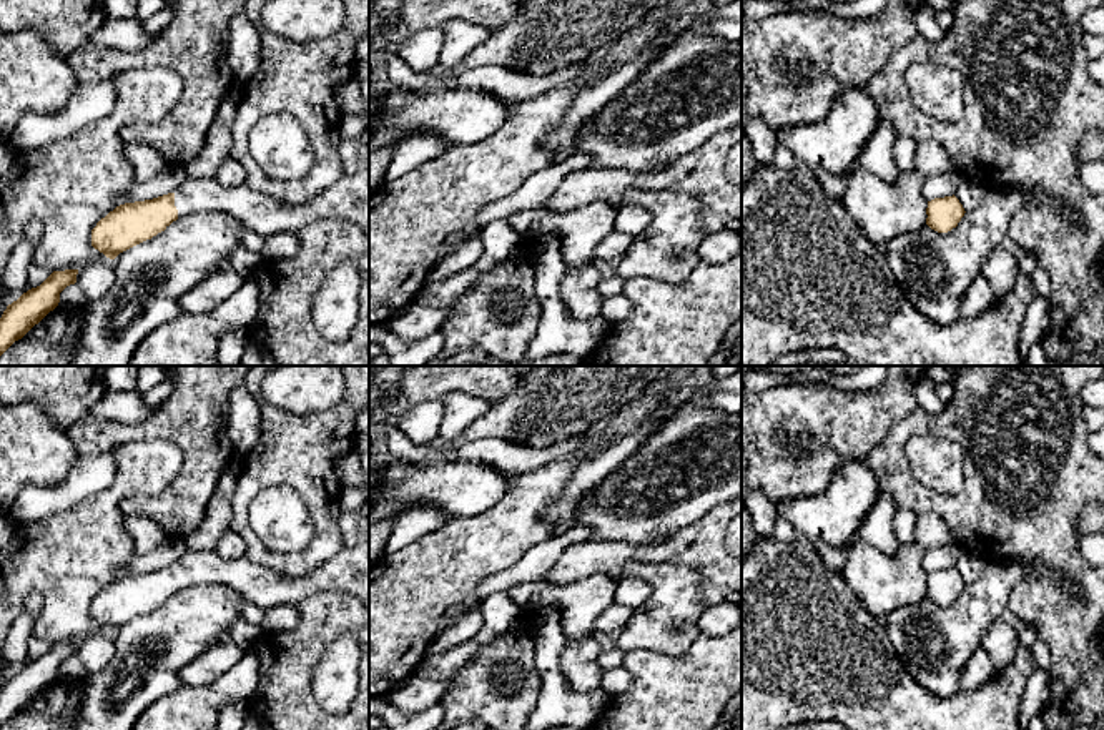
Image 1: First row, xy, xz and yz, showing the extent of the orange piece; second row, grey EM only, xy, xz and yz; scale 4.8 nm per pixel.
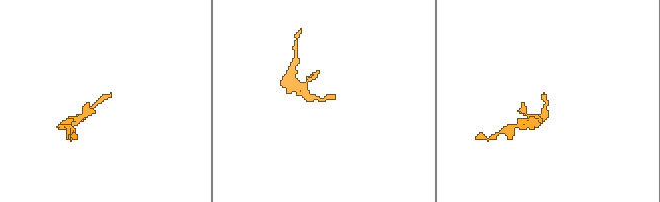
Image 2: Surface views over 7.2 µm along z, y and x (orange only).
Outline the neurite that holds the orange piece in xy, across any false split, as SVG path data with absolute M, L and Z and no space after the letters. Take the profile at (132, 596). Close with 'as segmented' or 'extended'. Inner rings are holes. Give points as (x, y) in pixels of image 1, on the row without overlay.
M369 499L357 511L341 515L341 535L343 545L339 552L304 577L289 577L246 557L223 560L213 550L188 550L175 565L116 579L91 602L91 619L106 630L115 632L120 625L165 604L178 590L209 582L229 585L261 609L296 605L323 590L347 592L369 609Z | extended

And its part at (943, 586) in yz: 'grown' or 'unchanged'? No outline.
unchanged

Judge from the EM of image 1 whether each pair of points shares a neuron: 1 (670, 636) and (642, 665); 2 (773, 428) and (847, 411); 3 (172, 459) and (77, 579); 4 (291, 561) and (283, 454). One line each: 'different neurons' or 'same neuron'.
1: different neurons
2: same neuron
3: same neuron
4: same neuron

